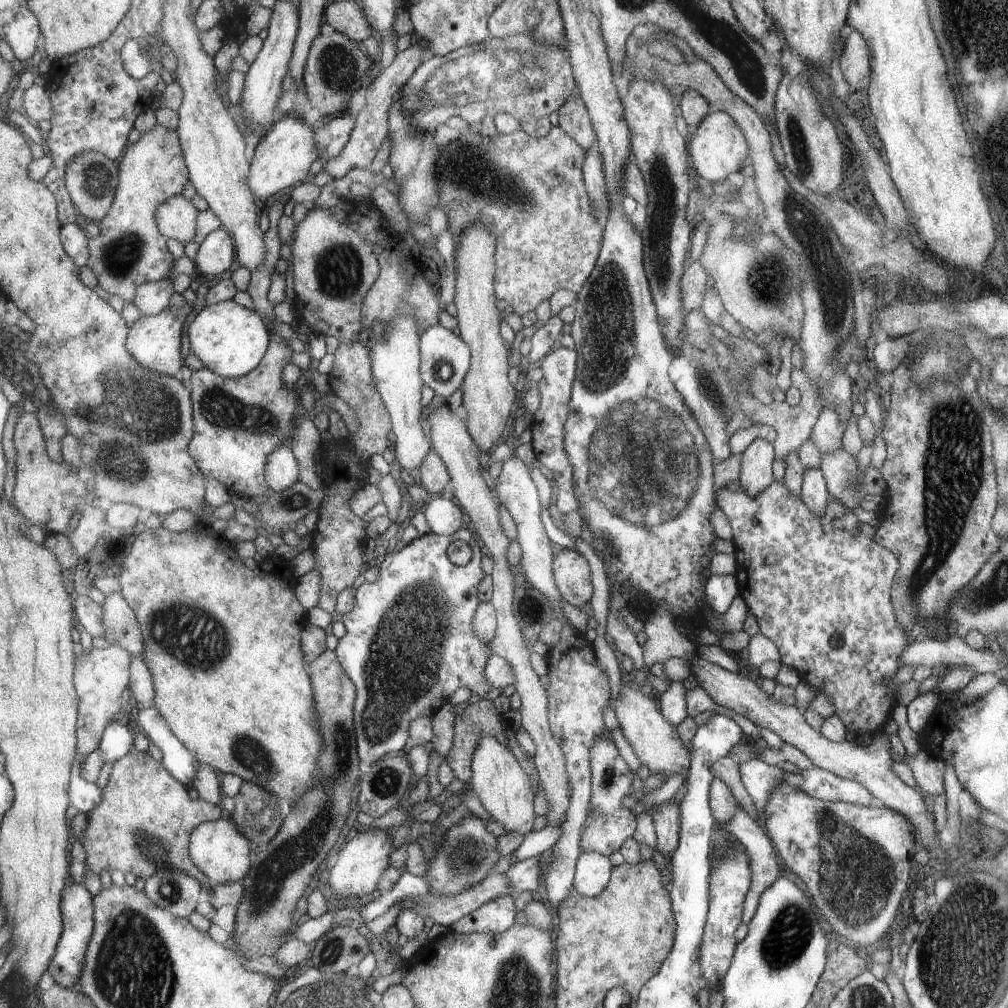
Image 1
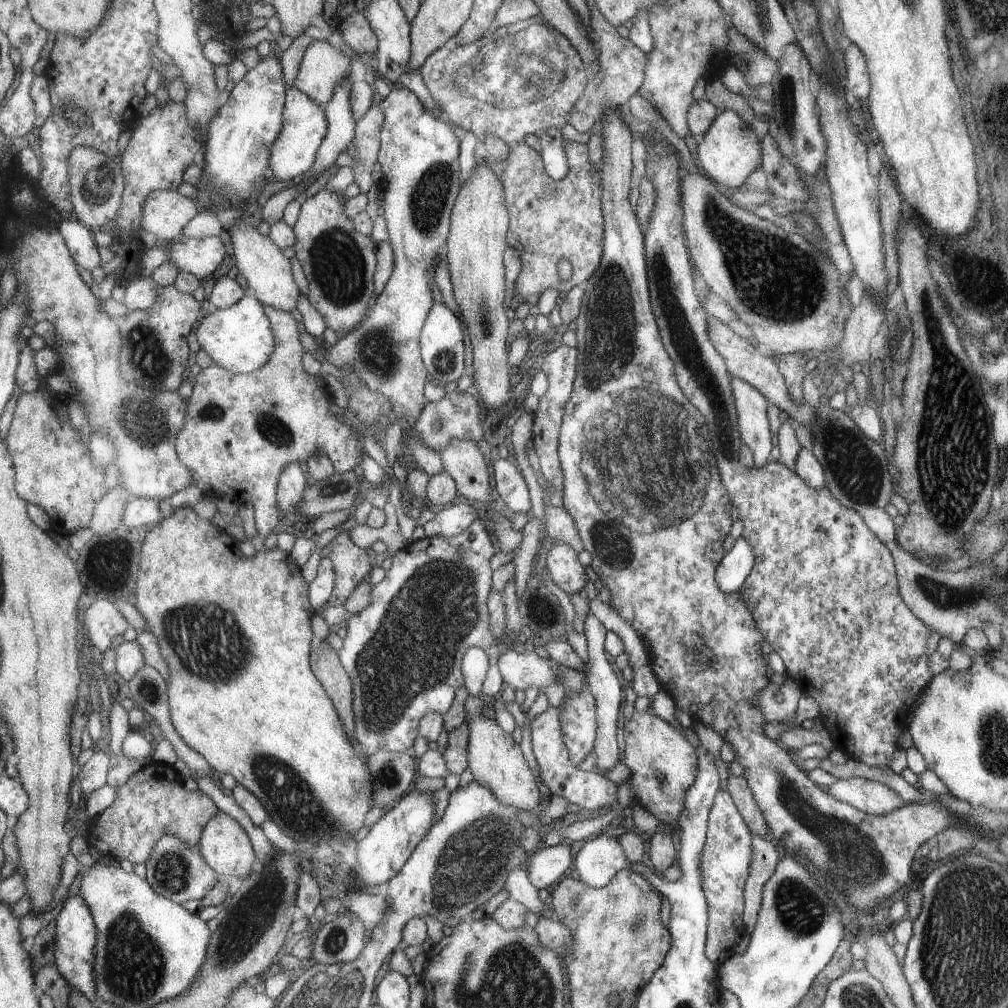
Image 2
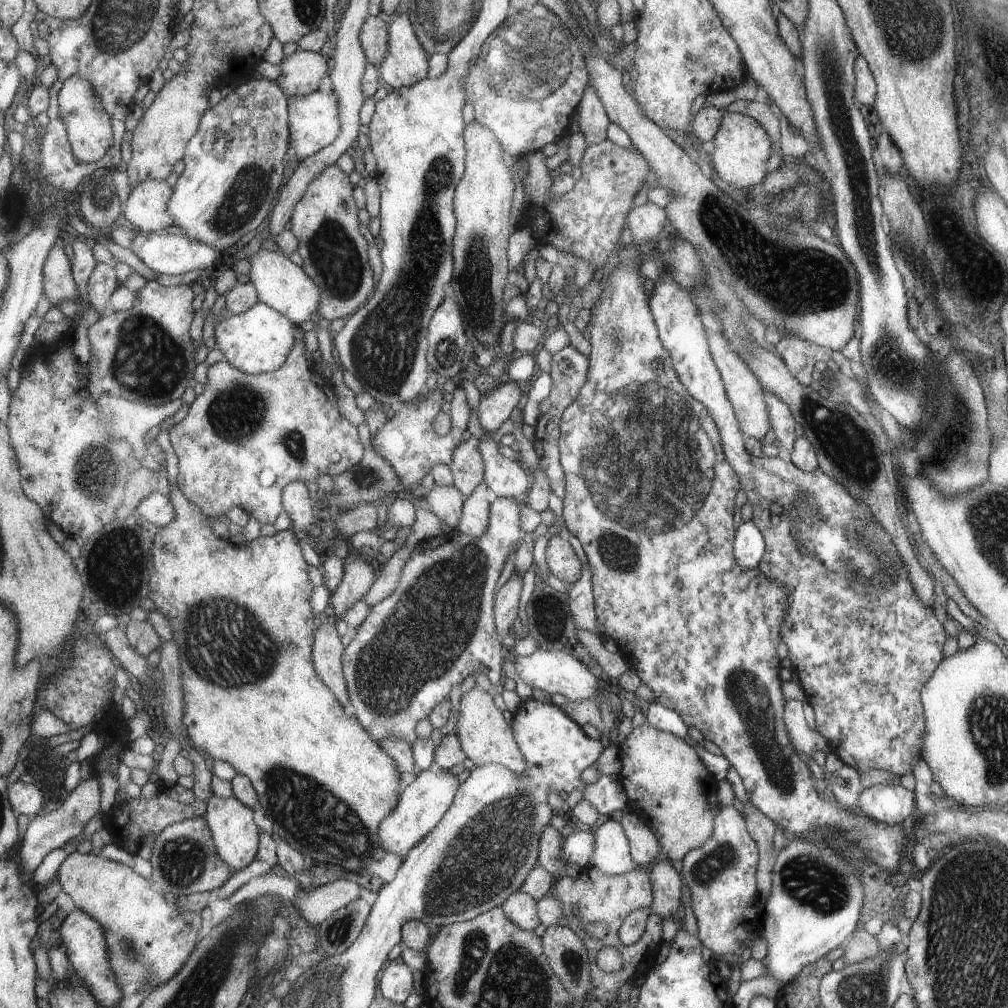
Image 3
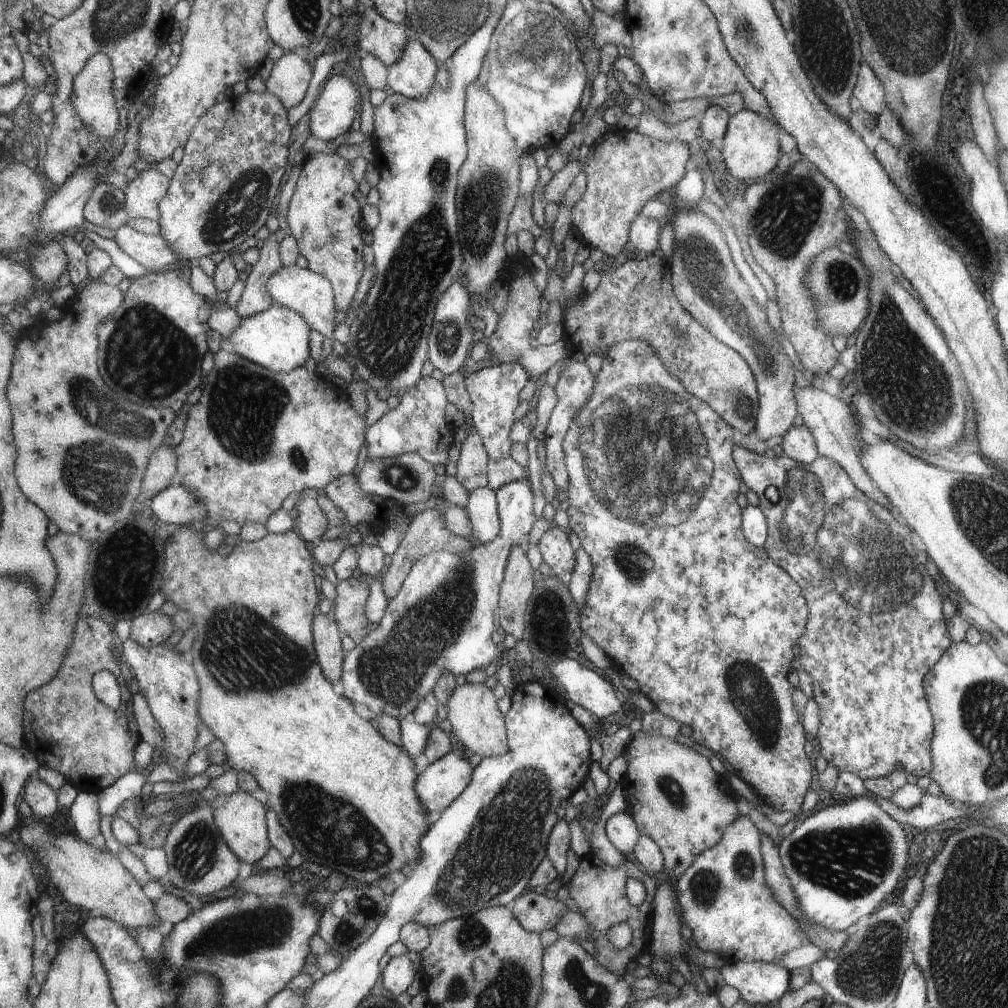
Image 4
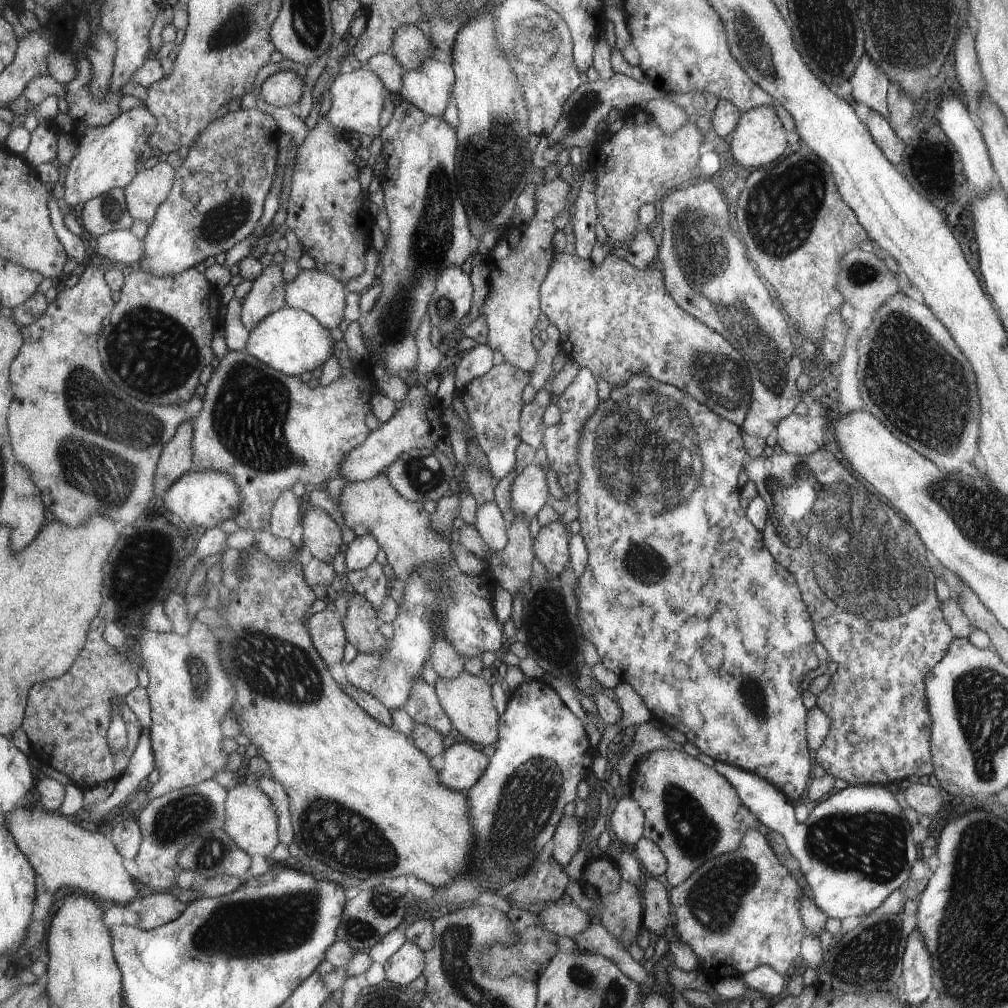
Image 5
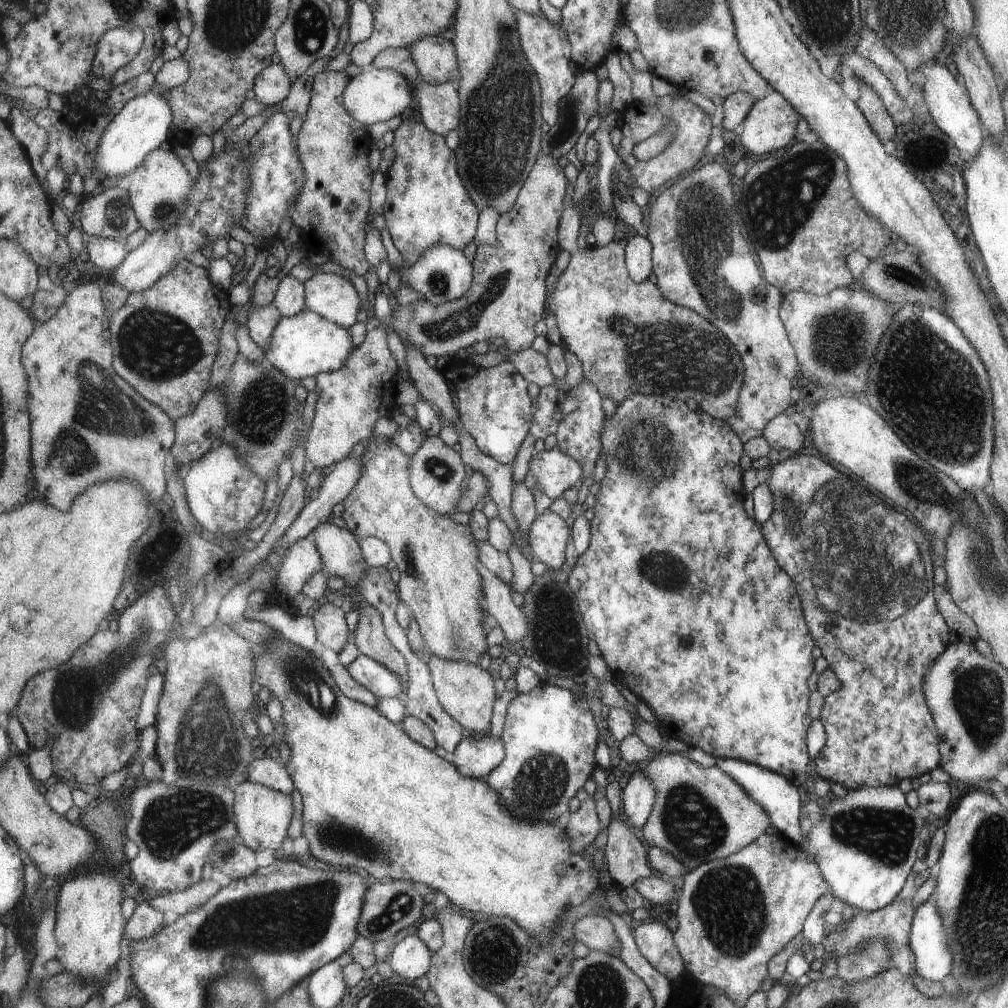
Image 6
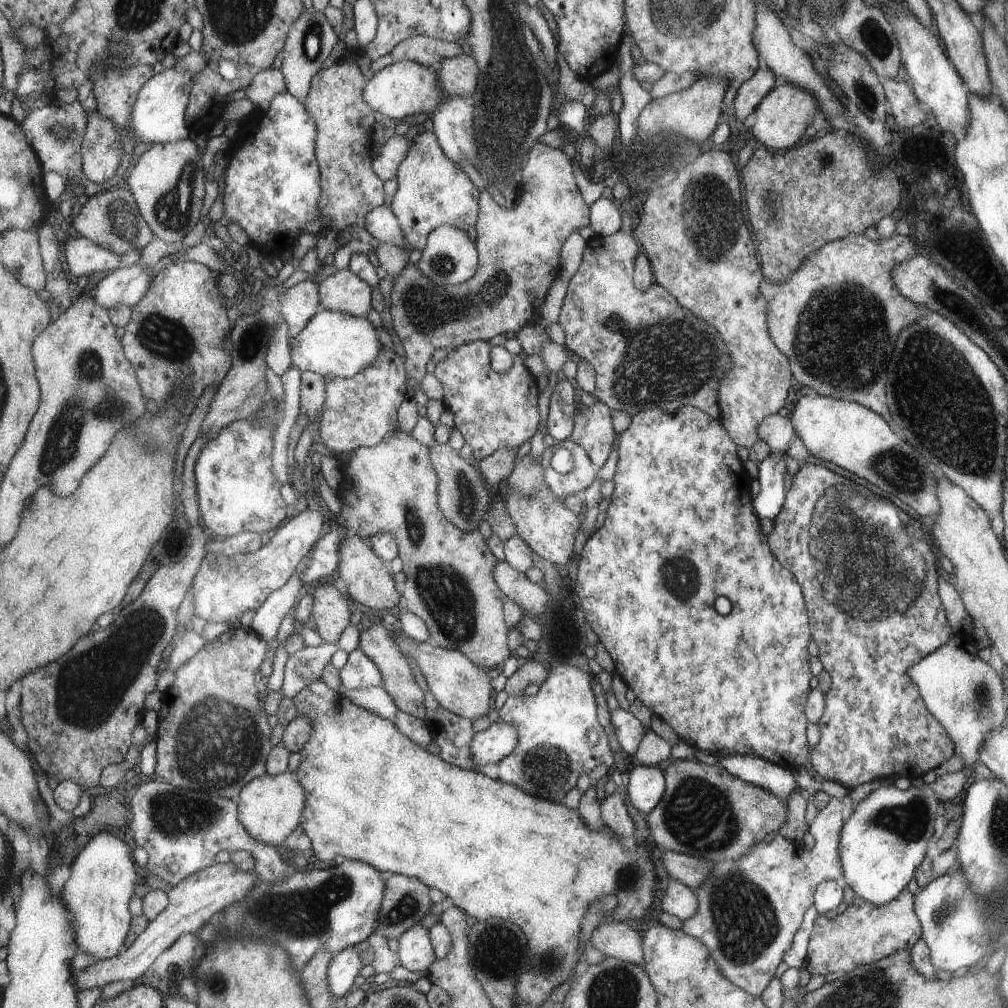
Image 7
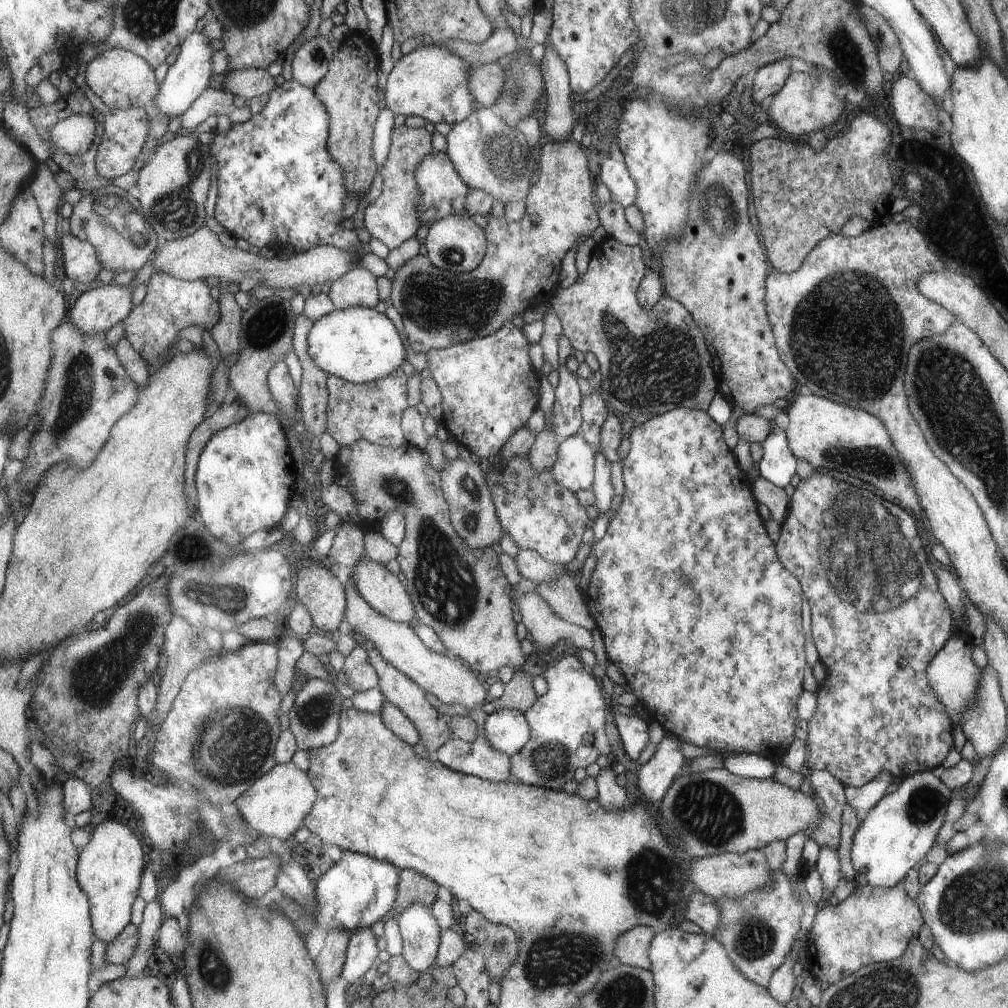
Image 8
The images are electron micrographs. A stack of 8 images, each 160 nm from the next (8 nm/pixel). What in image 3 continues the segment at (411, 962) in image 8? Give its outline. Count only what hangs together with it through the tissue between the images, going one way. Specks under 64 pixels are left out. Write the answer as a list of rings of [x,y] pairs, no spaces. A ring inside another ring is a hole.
[[[389,962],[381,971],[380,991],[382,998],[403,1003],[411,992],[411,969],[403,962]]]

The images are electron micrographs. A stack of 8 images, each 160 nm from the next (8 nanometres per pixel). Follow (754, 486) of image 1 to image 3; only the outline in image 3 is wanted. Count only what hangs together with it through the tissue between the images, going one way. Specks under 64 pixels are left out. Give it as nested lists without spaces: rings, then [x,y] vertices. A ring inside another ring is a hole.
[[[707,327],[706,330],[709,330],[708,346],[711,350],[712,358],[720,371],[720,377],[723,380],[729,402],[732,403],[733,410],[736,413],[740,431],[744,437],[755,437],[758,441],[761,441],[765,432],[770,428],[764,389],[756,375],[752,373],[752,370],[737,354],[736,350],[729,346],[729,342],[722,337],[722,334],[712,327]]]

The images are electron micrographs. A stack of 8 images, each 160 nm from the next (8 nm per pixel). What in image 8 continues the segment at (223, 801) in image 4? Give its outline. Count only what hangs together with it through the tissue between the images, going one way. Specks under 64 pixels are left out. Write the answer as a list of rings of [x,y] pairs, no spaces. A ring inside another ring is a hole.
[[[295,762],[277,764],[236,801],[245,822],[255,828],[255,832],[262,838],[277,843],[293,837],[304,826],[305,818],[308,818],[316,803],[317,788],[307,771],[301,770]]]

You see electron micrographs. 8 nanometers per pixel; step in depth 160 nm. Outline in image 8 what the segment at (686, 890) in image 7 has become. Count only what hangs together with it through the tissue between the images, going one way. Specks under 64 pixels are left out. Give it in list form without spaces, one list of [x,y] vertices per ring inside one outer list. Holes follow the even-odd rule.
[[[694,890],[688,896],[682,917],[697,925],[703,933],[711,935],[719,922],[719,910],[713,899]]]

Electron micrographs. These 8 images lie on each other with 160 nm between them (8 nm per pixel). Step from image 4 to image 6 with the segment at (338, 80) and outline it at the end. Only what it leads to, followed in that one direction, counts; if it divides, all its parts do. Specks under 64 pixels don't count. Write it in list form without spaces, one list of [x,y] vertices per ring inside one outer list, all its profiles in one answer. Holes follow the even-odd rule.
[[[376,69],[361,71],[350,78],[344,92],[344,105],[361,124],[373,124],[387,120],[395,115],[401,115],[405,108],[411,108],[411,88],[404,75],[393,69]]]

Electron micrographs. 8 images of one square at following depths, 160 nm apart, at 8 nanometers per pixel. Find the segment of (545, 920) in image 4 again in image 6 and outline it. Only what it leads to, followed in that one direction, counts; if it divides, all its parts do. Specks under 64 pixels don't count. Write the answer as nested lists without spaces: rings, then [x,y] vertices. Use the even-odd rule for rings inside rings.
[[[601,914],[580,917],[574,921],[572,931],[576,940],[591,951],[611,955],[612,951],[620,946],[611,922]]]

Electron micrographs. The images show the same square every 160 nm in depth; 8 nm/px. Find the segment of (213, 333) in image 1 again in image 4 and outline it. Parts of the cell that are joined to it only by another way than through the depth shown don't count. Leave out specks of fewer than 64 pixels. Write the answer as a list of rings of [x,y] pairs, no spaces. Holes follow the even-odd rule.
[[[273,304],[267,310],[243,320],[242,325],[232,332],[226,342],[233,352],[278,373],[290,373],[299,367],[303,367],[303,364],[309,360],[309,356],[311,356],[312,326],[296,310]]]

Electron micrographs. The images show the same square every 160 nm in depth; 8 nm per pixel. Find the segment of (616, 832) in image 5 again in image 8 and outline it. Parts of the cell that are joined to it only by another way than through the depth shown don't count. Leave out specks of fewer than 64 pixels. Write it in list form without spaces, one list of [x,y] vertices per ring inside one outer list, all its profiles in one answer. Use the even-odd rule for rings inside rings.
[[[666,734],[657,744],[655,754],[637,769],[637,789],[645,797],[645,803],[651,805],[659,802],[685,767],[679,741],[671,734]]]

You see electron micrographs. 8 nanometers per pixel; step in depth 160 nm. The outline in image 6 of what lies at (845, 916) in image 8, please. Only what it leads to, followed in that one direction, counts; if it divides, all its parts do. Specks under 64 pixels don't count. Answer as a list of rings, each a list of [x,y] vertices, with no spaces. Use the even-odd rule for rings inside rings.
[[[906,898],[902,902],[890,902],[887,906],[881,907],[881,910],[858,910],[851,920],[837,923],[834,927],[829,929],[829,932],[826,935],[824,935],[822,940],[824,952],[819,958],[810,958],[810,969],[820,970],[830,954],[833,954],[836,958],[837,956],[851,954],[852,951],[861,947],[871,937],[886,939],[893,951],[901,949],[903,944],[908,944],[913,912],[911,899],[909,898]]]

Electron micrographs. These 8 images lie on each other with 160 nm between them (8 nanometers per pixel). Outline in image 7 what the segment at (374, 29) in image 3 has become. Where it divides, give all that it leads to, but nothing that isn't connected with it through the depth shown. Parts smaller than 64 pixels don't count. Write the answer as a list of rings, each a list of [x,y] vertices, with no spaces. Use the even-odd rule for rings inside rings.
[[[468,52],[440,62],[437,70],[440,86],[448,97],[470,98],[478,79],[476,60]]]

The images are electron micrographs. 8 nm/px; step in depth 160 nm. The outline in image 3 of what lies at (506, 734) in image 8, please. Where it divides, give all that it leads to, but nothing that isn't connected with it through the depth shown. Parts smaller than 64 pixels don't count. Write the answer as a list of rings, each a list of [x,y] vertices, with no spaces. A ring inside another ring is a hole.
[[[434,767],[417,774],[415,779],[401,792],[400,800],[397,801],[392,812],[381,821],[379,826],[380,846],[387,853],[398,854],[404,859],[411,848],[437,826],[440,818],[452,804],[452,798],[459,786],[455,770]]]

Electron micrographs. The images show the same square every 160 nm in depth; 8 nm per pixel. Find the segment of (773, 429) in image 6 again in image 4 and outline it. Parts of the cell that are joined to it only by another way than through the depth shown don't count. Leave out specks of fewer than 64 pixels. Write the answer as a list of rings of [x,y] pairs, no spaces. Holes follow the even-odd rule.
[[[790,426],[781,437],[783,454],[795,462],[809,464],[818,457],[811,431],[805,426]]]

